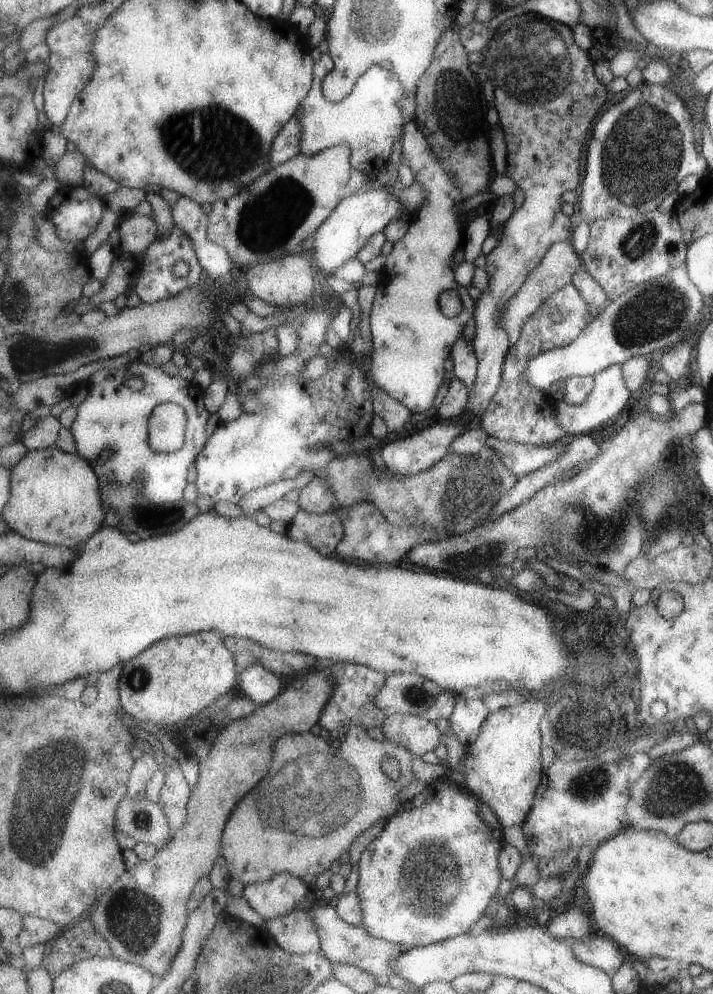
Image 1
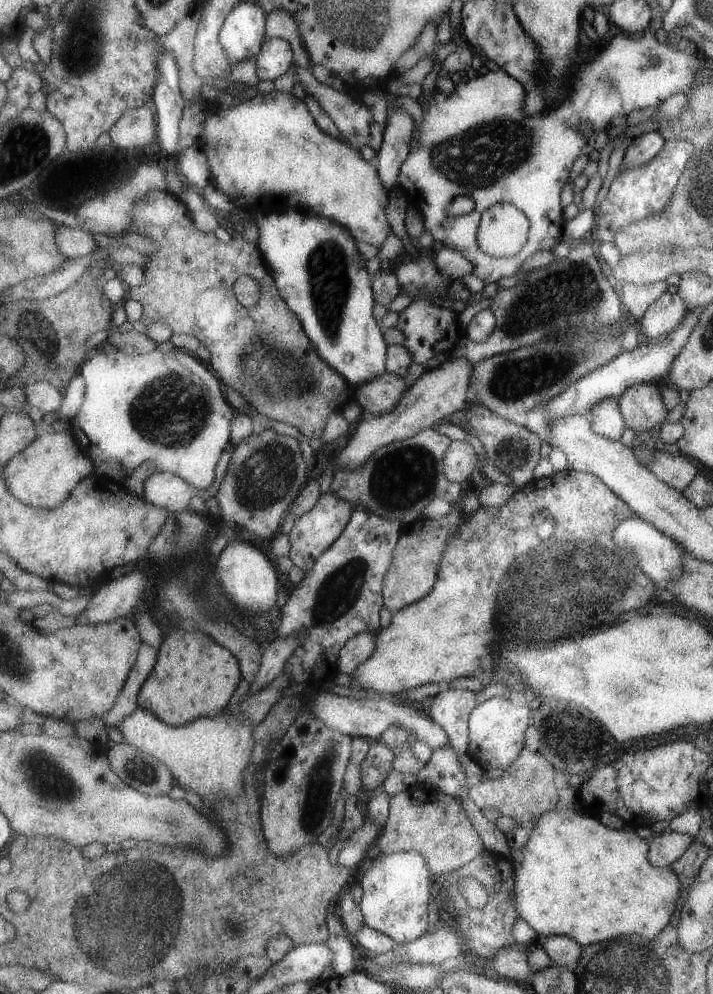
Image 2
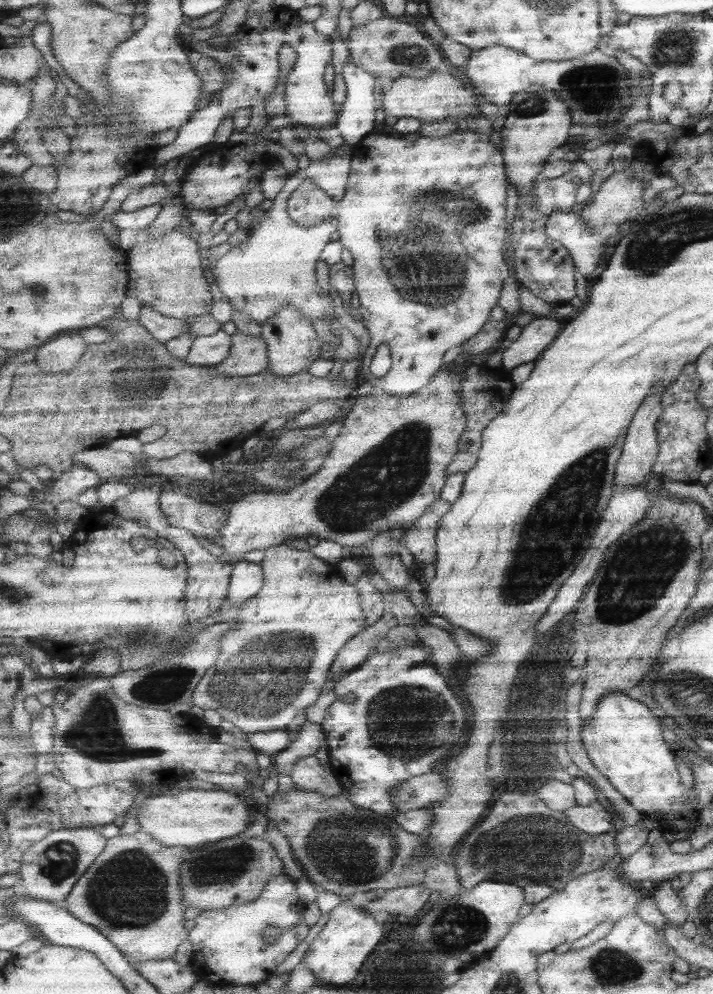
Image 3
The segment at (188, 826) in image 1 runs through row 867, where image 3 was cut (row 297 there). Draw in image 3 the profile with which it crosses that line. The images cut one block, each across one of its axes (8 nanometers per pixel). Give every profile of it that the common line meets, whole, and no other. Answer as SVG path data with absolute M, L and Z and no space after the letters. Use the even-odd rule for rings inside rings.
M179 230L167 234L165 238L145 242L139 238L139 242L129 252L131 264L129 292L135 294L135 298L139 298L143 306L153 308L155 312L167 318L187 322L189 318L211 314L215 306L215 294L205 278L203 250L205 250L203 240L193 240L191 234L183 234Z

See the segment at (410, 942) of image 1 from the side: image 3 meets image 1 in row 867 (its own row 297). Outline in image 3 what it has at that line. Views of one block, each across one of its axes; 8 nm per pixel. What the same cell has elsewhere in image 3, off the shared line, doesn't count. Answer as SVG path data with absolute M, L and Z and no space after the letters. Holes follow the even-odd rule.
M377 132L367 134L367 138L363 138L359 144L355 144L351 148L351 156L353 156L353 170L351 170L351 178L349 178L349 186L347 186L347 194L341 202L335 202L329 198L329 194L325 194L323 190L319 190L313 182L303 182L303 186L299 186L299 190L289 198L289 214L291 220L295 220L295 224L301 226L319 226L323 222L329 220L337 220L339 222L339 240L345 246L345 250L349 250L355 256L355 264L353 264L353 276L355 276L355 284L357 284L357 294L359 294L359 302L361 302L361 316L365 316L367 328L371 332L371 344L367 348L367 354L363 356L363 368L361 374L363 378L373 386L373 388L381 388L387 390L393 396L413 396L415 392L419 392L421 388L429 386L431 378L435 374L439 374L437 370L441 370L443 366L443 356L447 350L455 348L455 346L463 346L467 340L475 338L479 334L479 330L483 330L489 322L489 316L493 312L493 308L499 308L499 300L505 288L505 280L511 278L509 276L509 264L505 260L505 242L509 236L509 224L507 224L507 186L509 186L509 178L505 176L505 154L501 152L501 148L497 148L489 136L485 134L477 134L477 132L455 132L451 136L443 136L443 138L429 138L429 136L419 136L419 140L409 142L403 138L393 138L393 136L381 136ZM381 344L389 344L391 354L393 354L393 368L391 372L387 372L387 376L377 378L371 374L371 362L373 356L377 354L377 348Z

